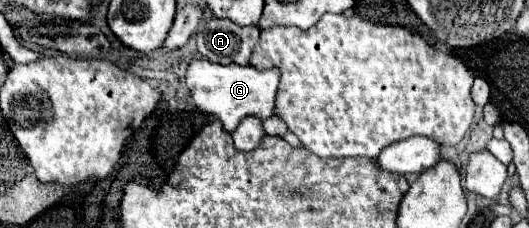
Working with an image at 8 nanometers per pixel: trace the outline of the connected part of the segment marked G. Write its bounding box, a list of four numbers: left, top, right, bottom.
[185,60,279,132]

